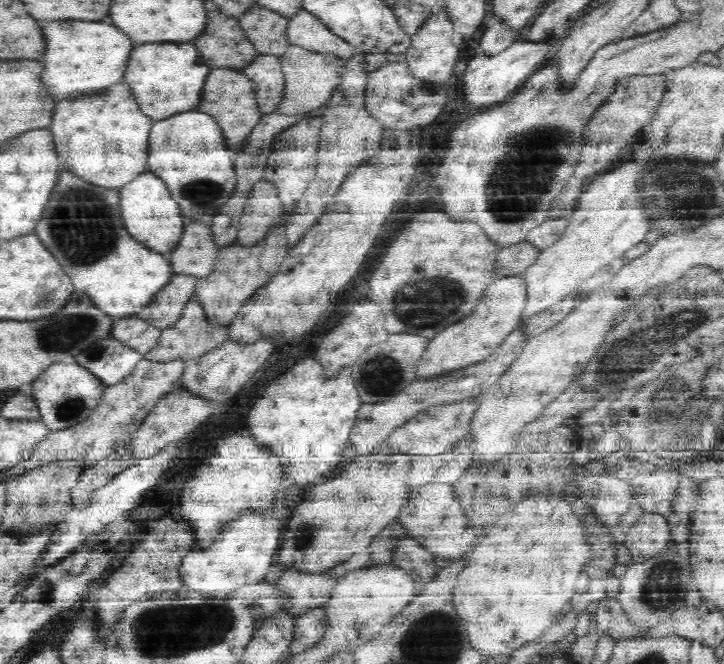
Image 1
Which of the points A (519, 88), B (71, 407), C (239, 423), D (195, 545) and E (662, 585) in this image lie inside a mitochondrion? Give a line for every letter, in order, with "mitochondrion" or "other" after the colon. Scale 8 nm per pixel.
A: other
B: mitochondrion
C: other
D: other
E: mitochondrion

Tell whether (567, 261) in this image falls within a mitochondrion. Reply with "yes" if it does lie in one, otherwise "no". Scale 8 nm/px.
no

